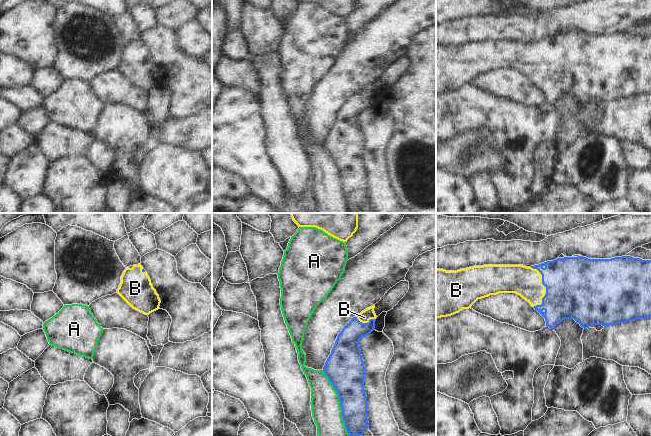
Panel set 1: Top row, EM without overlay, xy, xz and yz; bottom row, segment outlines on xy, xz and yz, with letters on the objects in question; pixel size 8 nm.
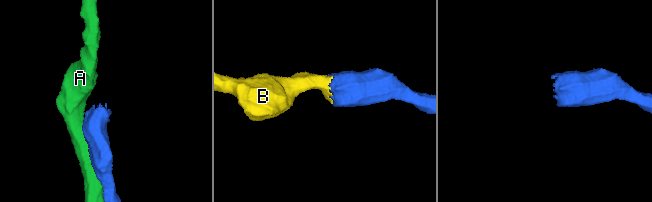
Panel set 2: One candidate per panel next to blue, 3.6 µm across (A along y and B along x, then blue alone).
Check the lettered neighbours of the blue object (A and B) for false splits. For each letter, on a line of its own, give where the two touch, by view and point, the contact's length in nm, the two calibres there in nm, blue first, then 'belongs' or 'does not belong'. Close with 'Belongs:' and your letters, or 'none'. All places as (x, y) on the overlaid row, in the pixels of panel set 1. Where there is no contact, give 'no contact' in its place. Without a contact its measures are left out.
A: meets blue in xz at (340, 403); contact 550 nm long; 280 nm thick on the blue side, 240 nm on the other; does not belong
B: meets blue in yz at (544, 285); contact 320 nm long; 480 nm thick on the blue side, 240 nm on the other; belongs
Belongs: B

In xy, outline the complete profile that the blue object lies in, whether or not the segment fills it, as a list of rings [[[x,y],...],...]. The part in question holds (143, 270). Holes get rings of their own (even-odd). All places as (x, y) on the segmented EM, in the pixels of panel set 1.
[[[141,264],[127,267],[117,293],[135,310],[149,315],[159,309],[161,300]]]

